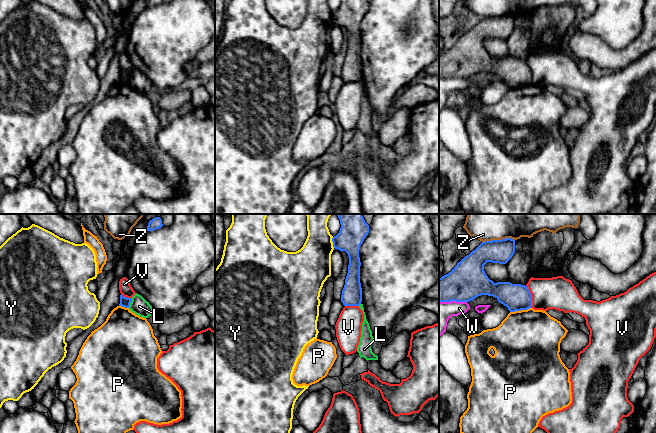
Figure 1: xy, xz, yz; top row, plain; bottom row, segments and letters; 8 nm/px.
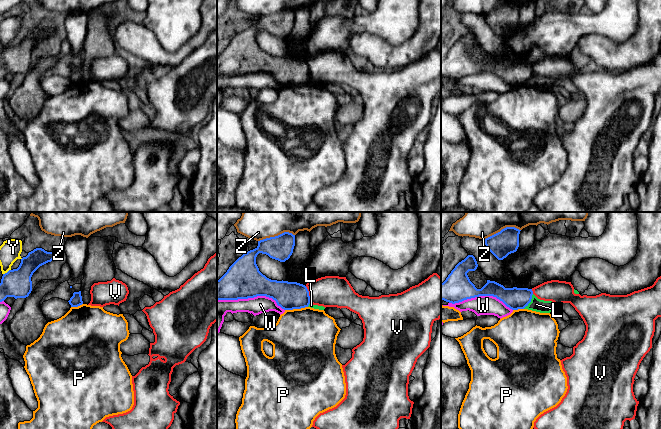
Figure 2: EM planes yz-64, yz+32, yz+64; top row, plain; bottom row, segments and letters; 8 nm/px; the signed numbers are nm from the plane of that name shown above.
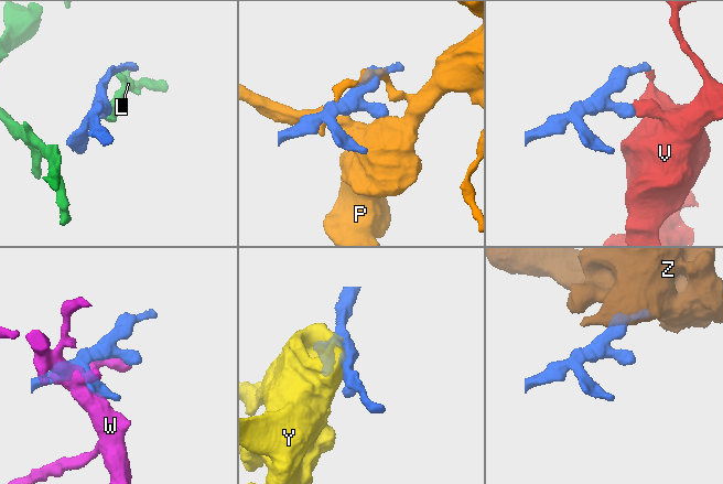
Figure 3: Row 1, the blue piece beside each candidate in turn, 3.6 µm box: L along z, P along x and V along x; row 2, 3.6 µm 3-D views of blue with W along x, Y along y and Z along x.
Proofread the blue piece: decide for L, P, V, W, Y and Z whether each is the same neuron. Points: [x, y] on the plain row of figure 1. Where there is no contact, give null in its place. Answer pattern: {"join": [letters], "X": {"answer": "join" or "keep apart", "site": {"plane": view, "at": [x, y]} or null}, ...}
{"join": [], "L": {"answer": "keep apart", "site": {"plane": "xy", "at": [130, 78]}}, "P": {"answer": "keep apart", "site": {"plane": "yz", "at": [520, 86]}}, "V": {"answer": "keep apart", "site": {"plane": "yz", "at": [530, 72]}}, "W": {"answer": "keep apart", "site": {"plane": "yz", "at": [452, 76]}}, "Y": {"answer": "keep apart", "site": {"plane": "xz", "at": [332, 17]}}, "Z": {"answer": "keep apart", "site": {"plane": "yz", "at": [498, 16]}}}

